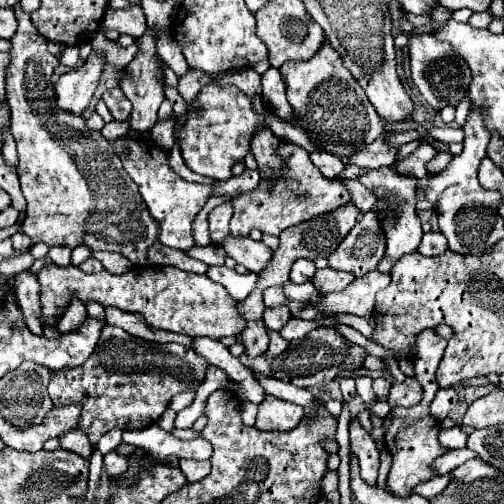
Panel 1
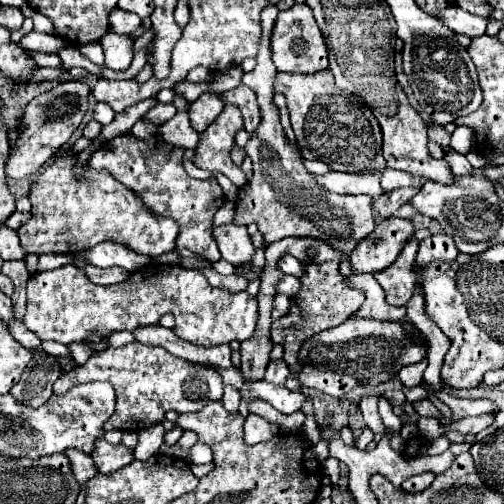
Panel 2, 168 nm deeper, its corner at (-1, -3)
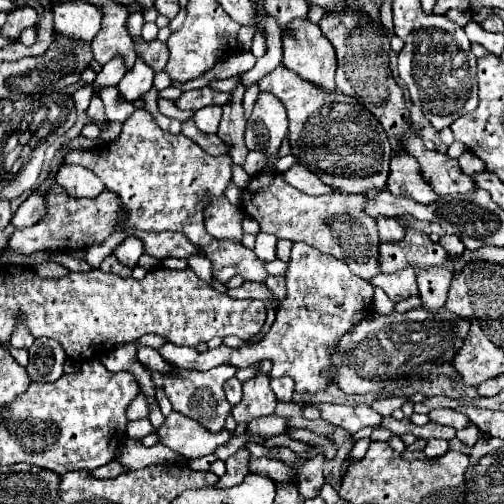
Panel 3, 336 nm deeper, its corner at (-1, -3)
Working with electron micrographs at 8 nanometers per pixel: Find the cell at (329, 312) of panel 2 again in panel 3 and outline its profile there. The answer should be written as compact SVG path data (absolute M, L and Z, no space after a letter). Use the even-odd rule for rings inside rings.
M294 243L286 273L286 299L276 309L276 321L268 333L268 339L264 337L258 343L242 345L240 349L220 345L204 353L198 353L194 347L178 347L164 343L158 353L164 361L172 363L178 369L196 371L208 371L218 365L232 365L240 369L260 363L262 359L270 359L270 377L292 377L298 393L316 393L330 385L330 379L322 377L322 371L330 367L338 339L346 331L350 331L358 321L372 315L372 297L374 285L370 281L358 279L346 267L346 263L310 245Z

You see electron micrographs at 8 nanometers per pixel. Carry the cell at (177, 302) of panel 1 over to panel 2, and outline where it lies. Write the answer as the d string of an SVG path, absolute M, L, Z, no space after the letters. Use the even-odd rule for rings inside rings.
M150 263L126 277L126 281L116 283L116 285L96 285L90 283L86 273L74 265L62 265L54 271L42 271L34 273L28 279L28 309L24 315L24 325L36 333L40 339L48 341L58 341L58 343L72 343L72 341L84 341L88 331L98 331L100 335L108 337L112 331L134 331L134 327L142 325L154 325L160 321L162 315L172 313L176 319L174 333L190 341L194 345L202 347L212 347L220 343L230 343L230 341L246 341L252 337L256 319L258 319L258 303L256 297L248 295L246 291L240 293L230 293L228 289L216 289L212 287L206 277L202 277L200 271L194 269L184 269L180 265L166 265L162 267L160 263Z

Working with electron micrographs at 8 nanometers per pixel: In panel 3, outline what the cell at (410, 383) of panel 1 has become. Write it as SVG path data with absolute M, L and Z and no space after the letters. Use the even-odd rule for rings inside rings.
M434 409L428 413L430 415L430 421L432 423L440 423L440 425L448 425L448 427L454 427L456 431L460 429L466 429L470 425L470 419L460 413L460 411L454 411L454 409Z

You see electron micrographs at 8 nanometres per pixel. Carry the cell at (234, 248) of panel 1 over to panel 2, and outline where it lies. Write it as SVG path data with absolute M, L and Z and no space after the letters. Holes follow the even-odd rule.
M234 223L214 227L214 239L220 247L222 259L226 259L232 265L250 263L250 259L256 253L256 247L252 245L252 239L250 239L246 227L238 227Z

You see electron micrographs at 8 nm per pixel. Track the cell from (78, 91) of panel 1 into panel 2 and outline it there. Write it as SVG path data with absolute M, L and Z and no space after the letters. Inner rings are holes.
M72 79L72 81L62 81L54 89L34 97L26 105L22 117L26 129L20 133L20 139L10 153L10 159L6 163L6 175L12 179L36 175L38 167L42 167L72 137L72 133L82 123L82 117L88 109L88 95L90 95L90 85L82 79Z

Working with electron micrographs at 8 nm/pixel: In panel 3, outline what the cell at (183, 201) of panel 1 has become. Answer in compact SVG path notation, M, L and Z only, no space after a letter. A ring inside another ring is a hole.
M136 109L130 119L122 123L122 133L108 145L98 145L90 151L72 151L66 163L76 163L92 169L106 185L108 191L120 197L126 211L126 225L142 231L180 231L196 247L206 251L206 257L216 269L216 279L228 283L234 275L246 277L246 281L266 281L264 261L260 261L252 249L234 239L216 239L204 229L204 197L218 197L232 181L230 155L208 155L192 139L166 133L158 127L154 117Z

